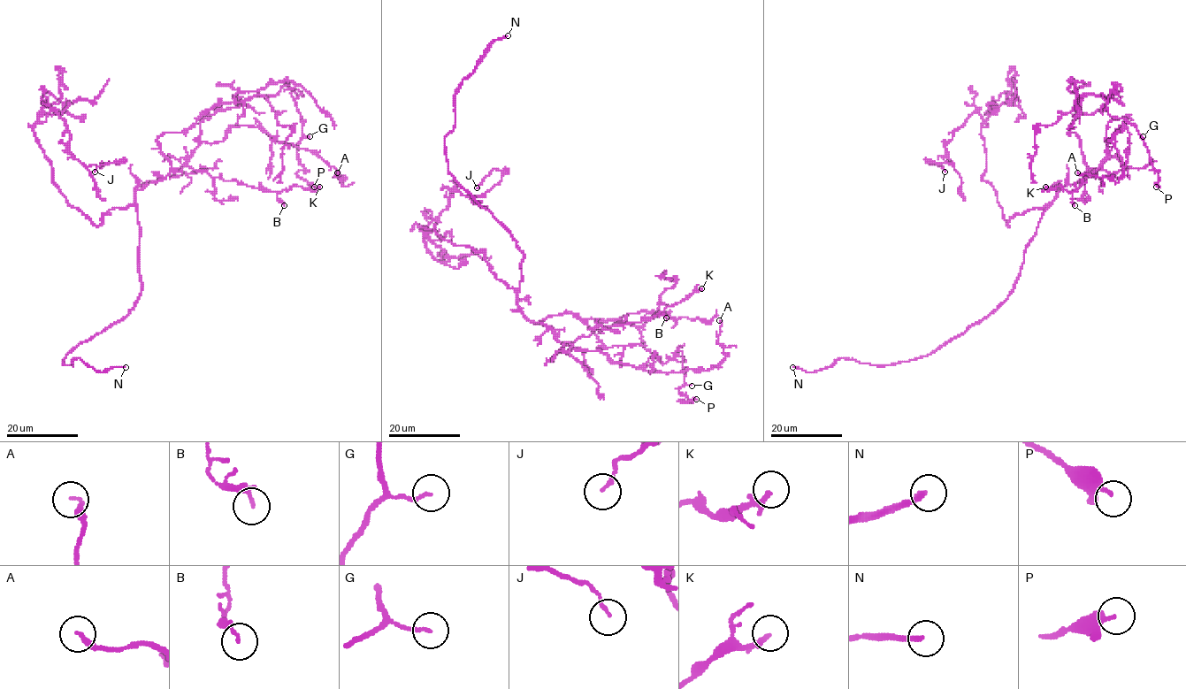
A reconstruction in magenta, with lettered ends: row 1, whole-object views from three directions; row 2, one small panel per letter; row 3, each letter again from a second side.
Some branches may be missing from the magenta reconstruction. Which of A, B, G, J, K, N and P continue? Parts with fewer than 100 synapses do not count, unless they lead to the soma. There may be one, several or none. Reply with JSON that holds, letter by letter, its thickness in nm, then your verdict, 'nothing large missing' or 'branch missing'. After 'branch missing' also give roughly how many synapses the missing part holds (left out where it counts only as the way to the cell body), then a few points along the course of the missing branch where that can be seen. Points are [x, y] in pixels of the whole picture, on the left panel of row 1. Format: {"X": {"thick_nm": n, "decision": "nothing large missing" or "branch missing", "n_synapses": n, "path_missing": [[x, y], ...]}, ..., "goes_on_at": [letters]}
{"A": {"thick_nm": 190, "decision": "nothing large missing"}, "B": {"thick_nm": 150, "decision": "nothing large missing"}, "G": {"thick_nm": 130, "decision": "nothing large missing"}, "J": {"thick_nm": 120, "decision": "nothing large missing"}, "K": {"thick_nm": 220, "decision": "nothing large missing"}, "N": {"thick_nm": 200, "decision": "branch missing", "path_missing": [[126, 367], [141, 366], [155, 356], [158, 348], [172, 344]]}, "P": {"thick_nm": 280, "decision": "nothing large missing"}, "goes_on_at": ["N"]}

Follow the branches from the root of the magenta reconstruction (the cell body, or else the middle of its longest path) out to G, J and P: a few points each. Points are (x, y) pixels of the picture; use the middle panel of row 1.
G: (519, 306), (553, 332), (539, 323), (565, 313), (632, 324), (663, 363), (683, 353), (692, 386)
J: (519, 306), (483, 250), (417, 224), (446, 209), (451, 188), (483, 195), (502, 172), (477, 187)
P: (519, 306), (553, 332), (539, 323), (565, 313), (632, 324), (663, 363), (683, 353), (678, 401), (696, 399)

